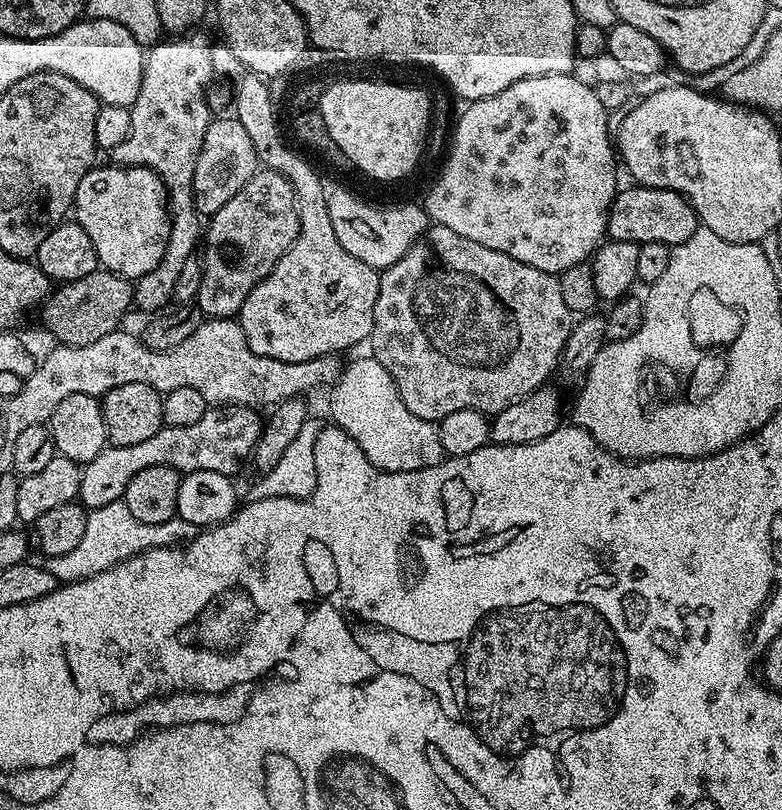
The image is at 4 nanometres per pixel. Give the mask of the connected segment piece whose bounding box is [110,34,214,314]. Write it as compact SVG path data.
M180 34L175 38L164 38L149 47L144 54L144 77L138 90L138 98L132 104L130 114L130 134L126 134L126 142L114 146L110 150L111 163L121 168L151 168L160 175L164 189L168 191L168 211L172 221L170 238L166 242L166 254L162 254L162 262L150 270L150 274L142 274L134 281L133 305L147 314L156 314L167 309L173 303L178 274L182 274L185 263L195 257L198 245L202 240L202 217L194 202L194 166L198 162L198 154L202 150L202 138L206 138L206 130L214 118L214 112L208 106L208 91L214 77L212 67L212 44L204 36L197 34Z

